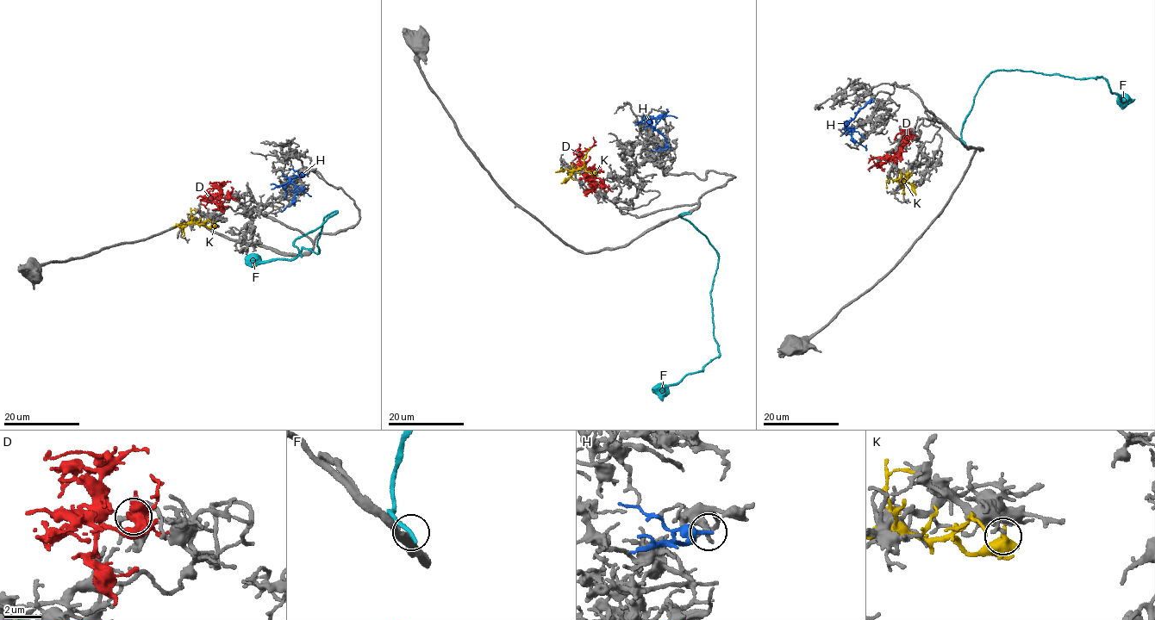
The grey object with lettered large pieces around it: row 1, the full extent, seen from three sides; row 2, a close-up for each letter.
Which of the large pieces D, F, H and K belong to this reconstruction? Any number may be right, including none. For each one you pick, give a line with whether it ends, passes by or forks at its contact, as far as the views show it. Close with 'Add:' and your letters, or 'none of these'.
D: It forks there
Add: D

